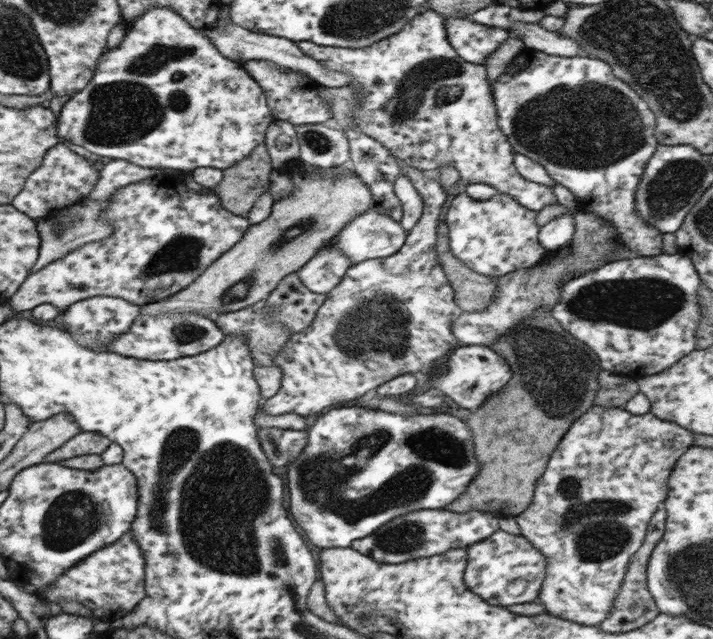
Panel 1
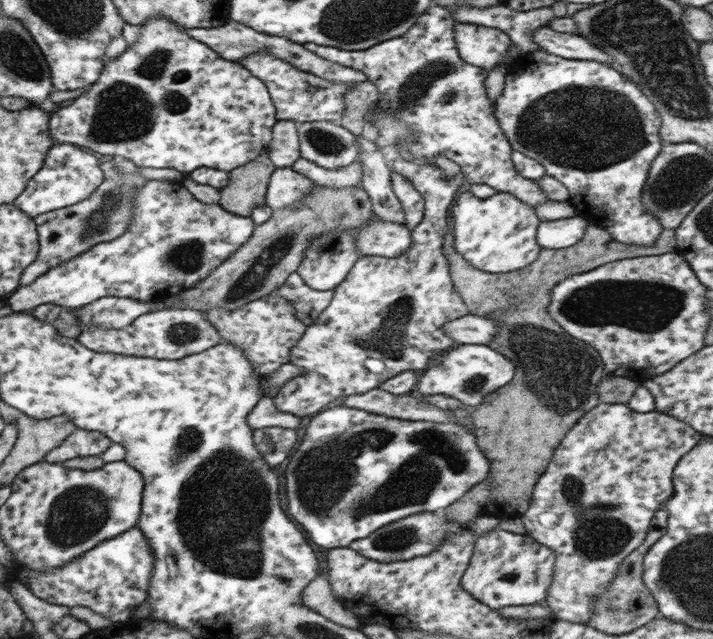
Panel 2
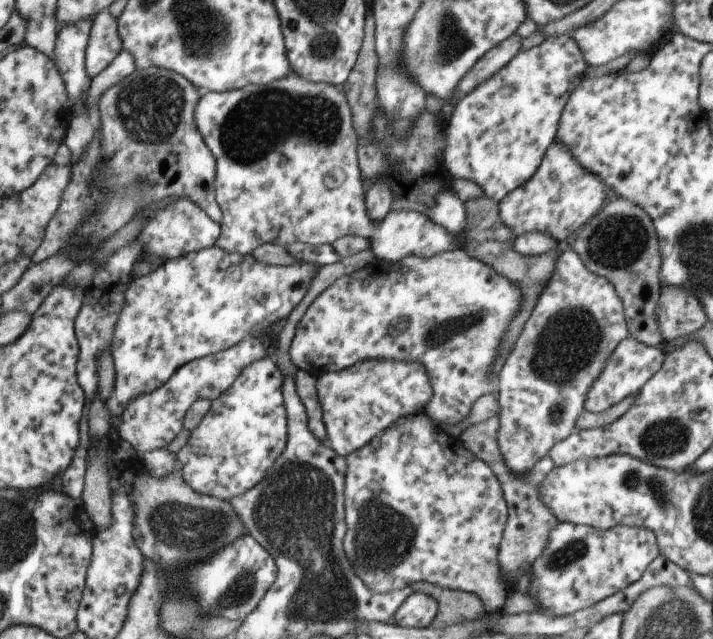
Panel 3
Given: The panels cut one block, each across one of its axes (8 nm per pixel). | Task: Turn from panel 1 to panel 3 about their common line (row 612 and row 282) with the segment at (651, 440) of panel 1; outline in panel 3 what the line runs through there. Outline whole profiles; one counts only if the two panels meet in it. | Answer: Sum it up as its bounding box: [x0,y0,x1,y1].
[496,248,627,477]

